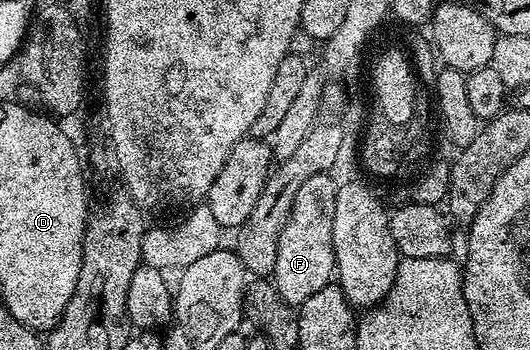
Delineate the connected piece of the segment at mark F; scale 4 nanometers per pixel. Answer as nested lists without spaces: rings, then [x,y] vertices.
[[[321,173],[300,183],[300,191],[296,191],[296,203],[292,203],[288,223],[282,228],[280,243],[276,247],[276,267],[272,274],[272,284],[283,301],[295,307],[302,305],[304,299],[316,295],[320,287],[331,284],[336,273],[332,215],[336,215],[338,185],[332,178],[330,173]]]

